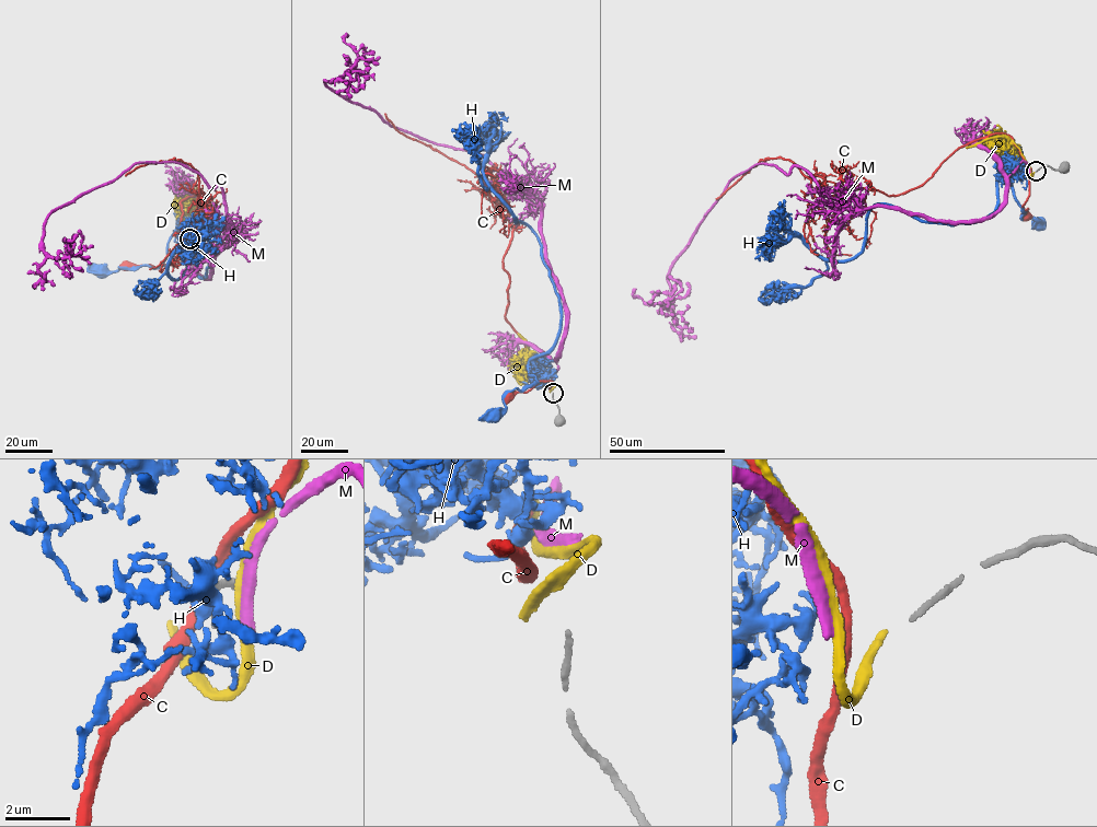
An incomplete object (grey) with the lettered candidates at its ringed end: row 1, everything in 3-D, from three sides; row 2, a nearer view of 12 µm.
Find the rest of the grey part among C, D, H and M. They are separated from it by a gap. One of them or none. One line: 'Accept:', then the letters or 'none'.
Accept: none

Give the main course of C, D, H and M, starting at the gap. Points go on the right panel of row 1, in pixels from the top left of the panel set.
C: (1031, 171), (1029, 196), (1022, 206), (1027, 210), (1020, 214), (1026, 216)
D: (1035, 172), (1031, 177), (1019, 148), (1012, 141), (1003, 147), (985, 139), (967, 148)
H: (1029, 171), (1022, 174), (1012, 165), (1003, 174), (1025, 211), (1020, 218), (1036, 220), (1039, 224)
M: (1030, 171), (965, 222), (852, 209), (800, 167), (759, 163), (678, 255), (668, 309), (669, 275)

